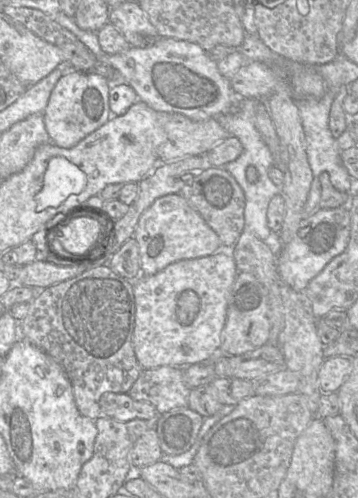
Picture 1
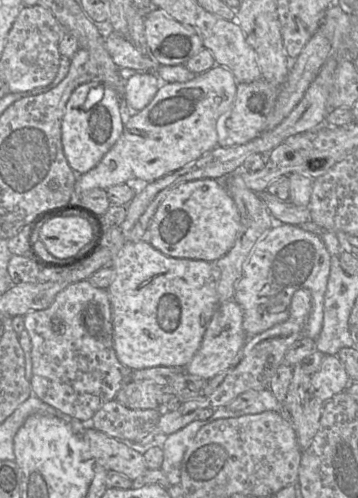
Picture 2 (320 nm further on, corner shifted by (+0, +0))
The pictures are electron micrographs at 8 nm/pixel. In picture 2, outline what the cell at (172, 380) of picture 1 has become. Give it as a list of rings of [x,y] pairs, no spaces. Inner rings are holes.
[[[130,381],[115,400],[129,409],[158,409],[159,385],[152,381]]]

